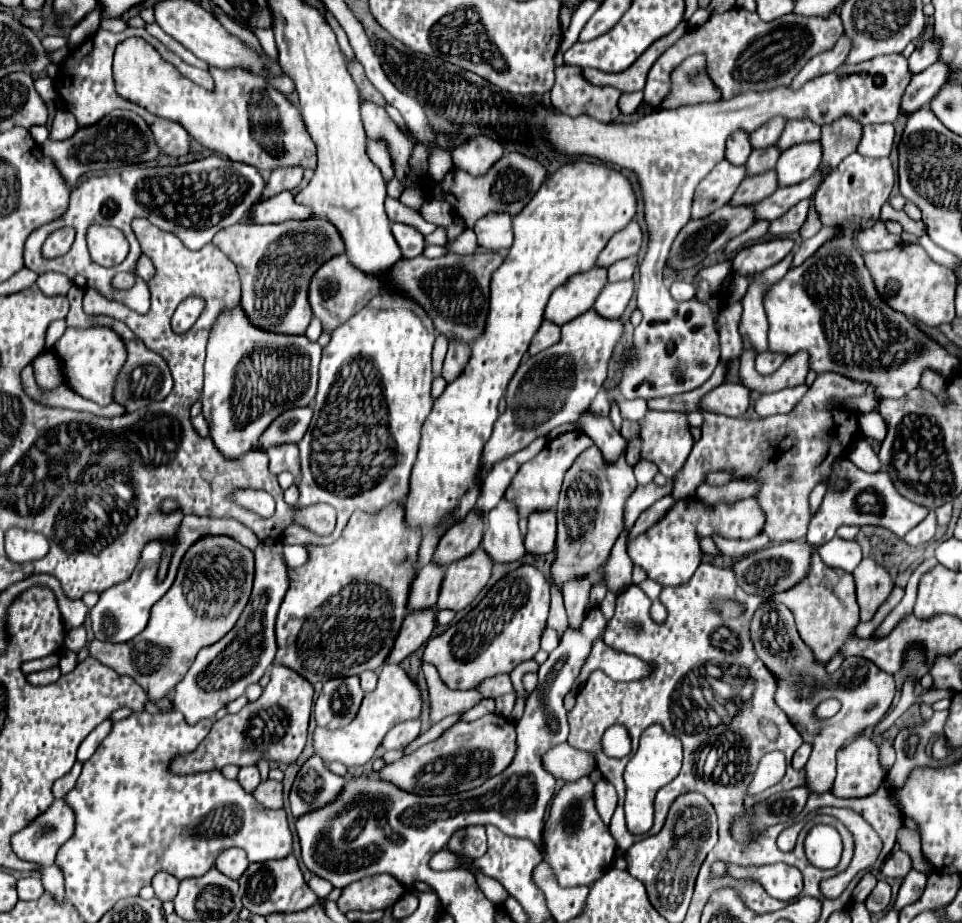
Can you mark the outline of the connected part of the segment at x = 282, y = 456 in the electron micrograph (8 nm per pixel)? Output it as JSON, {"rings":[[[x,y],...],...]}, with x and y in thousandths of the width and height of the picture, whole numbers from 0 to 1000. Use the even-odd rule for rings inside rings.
{"rings":[[[297,480],[297,482],[279,484],[279,495],[281,495],[281,510],[283,512],[301,510],[301,512],[306,512],[310,517],[310,506],[312,506],[310,482]]]}

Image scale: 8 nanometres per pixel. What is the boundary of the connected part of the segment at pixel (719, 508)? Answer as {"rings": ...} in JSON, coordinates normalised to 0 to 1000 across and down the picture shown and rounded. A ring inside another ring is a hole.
{"rings":[[[726,538],[707,541],[699,547],[699,551],[672,577],[653,588],[653,601],[659,612],[667,614],[674,627],[686,632],[688,636],[707,636],[713,634],[726,612],[730,610],[730,582],[748,580],[753,584],[782,584],[792,577],[796,567],[796,558],[786,538],[778,538],[763,545],[734,545]]]}

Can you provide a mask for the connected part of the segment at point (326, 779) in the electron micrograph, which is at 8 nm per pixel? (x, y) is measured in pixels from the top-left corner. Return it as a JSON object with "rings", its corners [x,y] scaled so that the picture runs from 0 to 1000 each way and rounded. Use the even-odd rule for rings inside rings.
{"rings":[[[324,818],[310,835],[301,857],[301,876],[306,885],[347,866],[347,861],[356,857],[356,848],[360,848],[360,842],[347,840],[331,818]]]}

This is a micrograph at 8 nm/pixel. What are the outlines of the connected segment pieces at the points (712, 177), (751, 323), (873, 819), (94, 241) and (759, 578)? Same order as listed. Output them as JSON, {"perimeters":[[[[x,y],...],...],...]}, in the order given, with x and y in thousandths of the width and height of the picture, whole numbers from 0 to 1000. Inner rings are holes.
{"perimeters":[[[[755,172],[751,177],[746,177],[738,190],[734,190],[734,194],[730,194],[730,198],[723,203],[723,211],[721,211],[721,220],[719,220],[719,237],[726,235],[734,235],[740,229],[744,229],[746,224],[755,222],[761,211],[765,209],[767,200],[771,198],[771,194],[775,192],[775,181],[769,179],[761,179]]],[[[827,272],[817,276],[817,281],[813,281],[813,285],[807,285],[805,289],[790,296],[786,300],[786,304],[782,307],[782,313],[771,324],[771,346],[769,346],[767,356],[769,356],[771,367],[780,369],[788,382],[798,380],[798,348],[796,348],[794,333],[792,333],[792,320],[798,309],[807,307],[809,302],[813,302],[819,296],[825,274]]],[[[918,848],[913,857],[909,857],[902,863],[894,863],[894,866],[871,866],[869,861],[865,861],[863,857],[859,859],[842,859],[840,870],[838,870],[838,879],[850,876],[854,872],[867,872],[867,874],[884,874],[890,881],[894,881],[898,885],[898,889],[904,893],[904,896],[915,905],[917,909],[917,922],[913,926],[913,933],[898,941],[900,944],[909,944],[917,937],[919,928],[929,920],[931,915],[931,900],[939,893],[939,887],[933,883],[933,879],[927,876],[927,870],[924,865],[924,854]]],[[[95,244],[91,248],[91,270],[98,285],[108,289],[125,287],[133,276],[129,252],[114,244]]],[[[819,586],[813,590],[802,590],[796,595],[790,595],[778,603],[767,606],[763,612],[763,621],[767,627],[767,634],[775,642],[790,645],[794,649],[800,649],[805,642],[819,640],[821,636],[830,634],[840,621],[842,621],[842,606],[844,606],[846,593],[842,593],[840,586]]]]}

